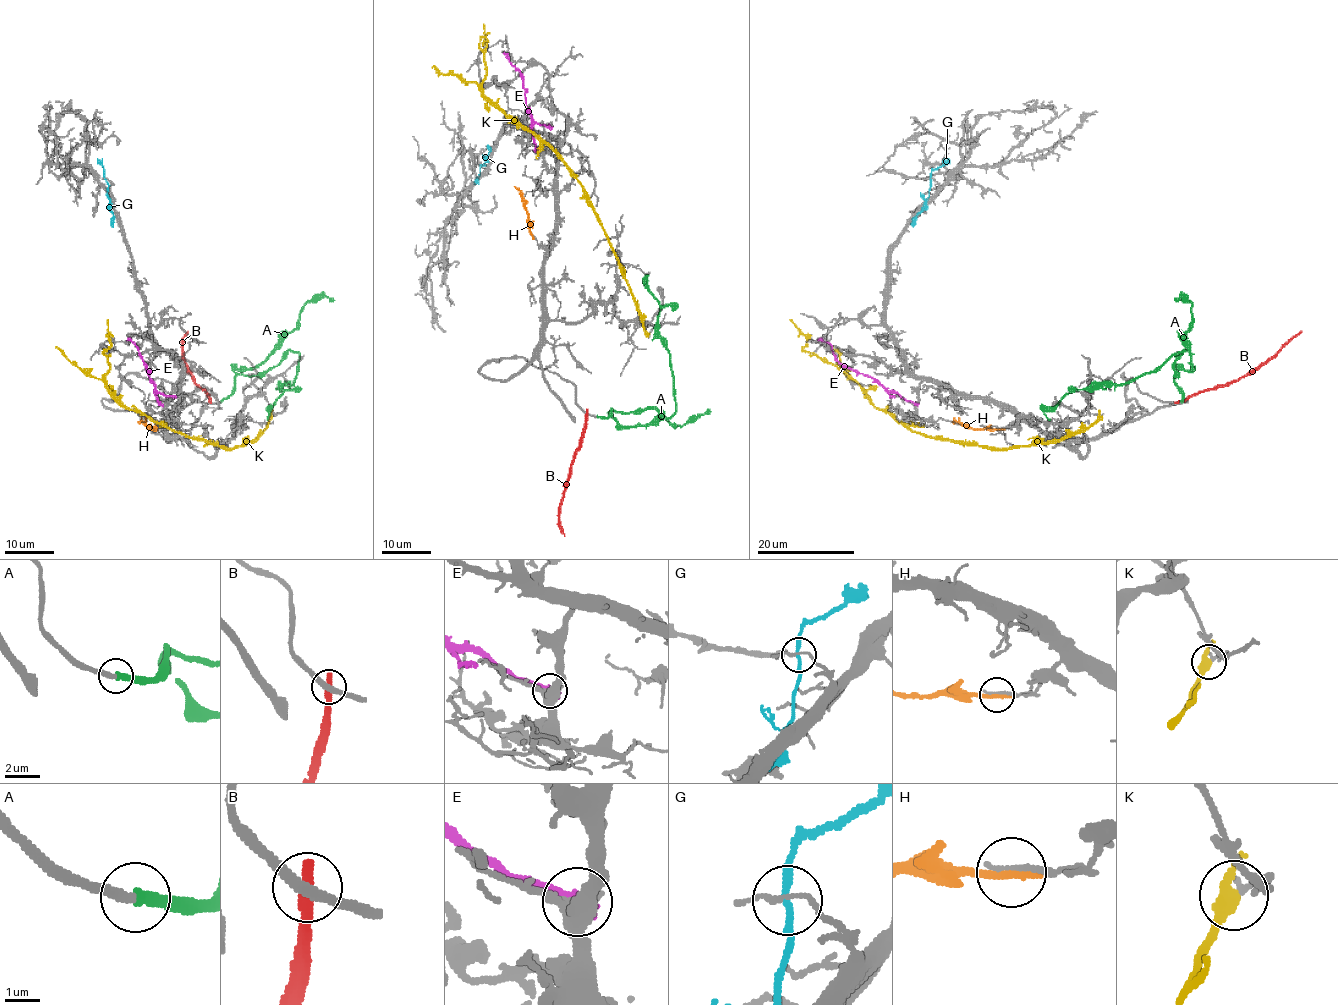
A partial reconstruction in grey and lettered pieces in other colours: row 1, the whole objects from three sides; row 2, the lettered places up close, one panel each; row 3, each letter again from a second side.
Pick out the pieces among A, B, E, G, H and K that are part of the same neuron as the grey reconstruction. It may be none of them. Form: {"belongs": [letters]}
{"belongs": ["A"]}

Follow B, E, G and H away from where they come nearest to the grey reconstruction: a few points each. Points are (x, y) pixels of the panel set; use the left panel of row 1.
B: (209, 401), (187, 370), (184, 359), (183, 340), (187, 331)
E: (161, 404), (147, 365), (137, 348), (126, 340)
G: (104, 179), (113, 216), (112, 227)
H: (154, 428), (137, 421)

